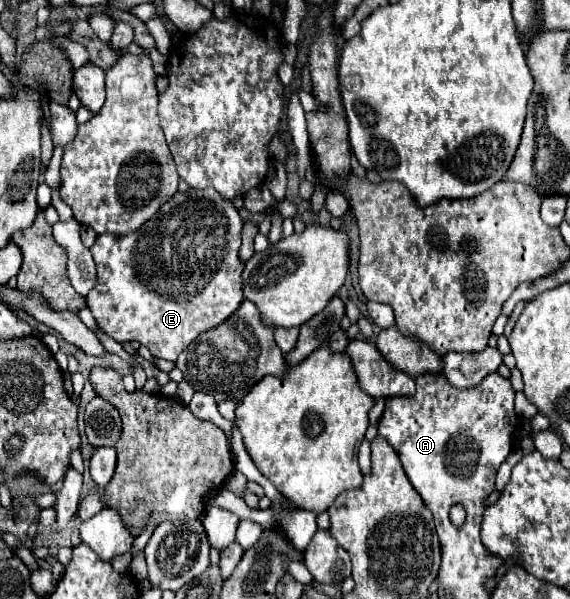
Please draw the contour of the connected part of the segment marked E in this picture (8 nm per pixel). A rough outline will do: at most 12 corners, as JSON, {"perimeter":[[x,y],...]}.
{"perimeter":[[175,193],[97,235],[99,329],[175,361],[243,301],[243,219]]}

